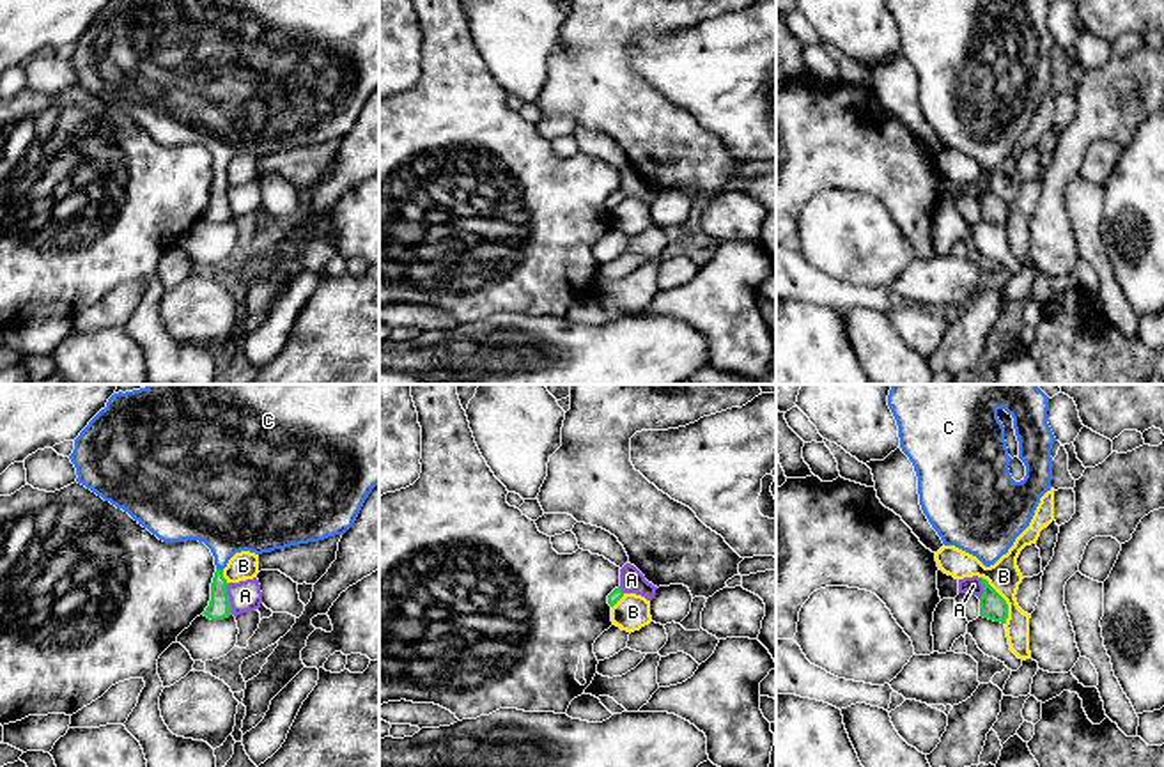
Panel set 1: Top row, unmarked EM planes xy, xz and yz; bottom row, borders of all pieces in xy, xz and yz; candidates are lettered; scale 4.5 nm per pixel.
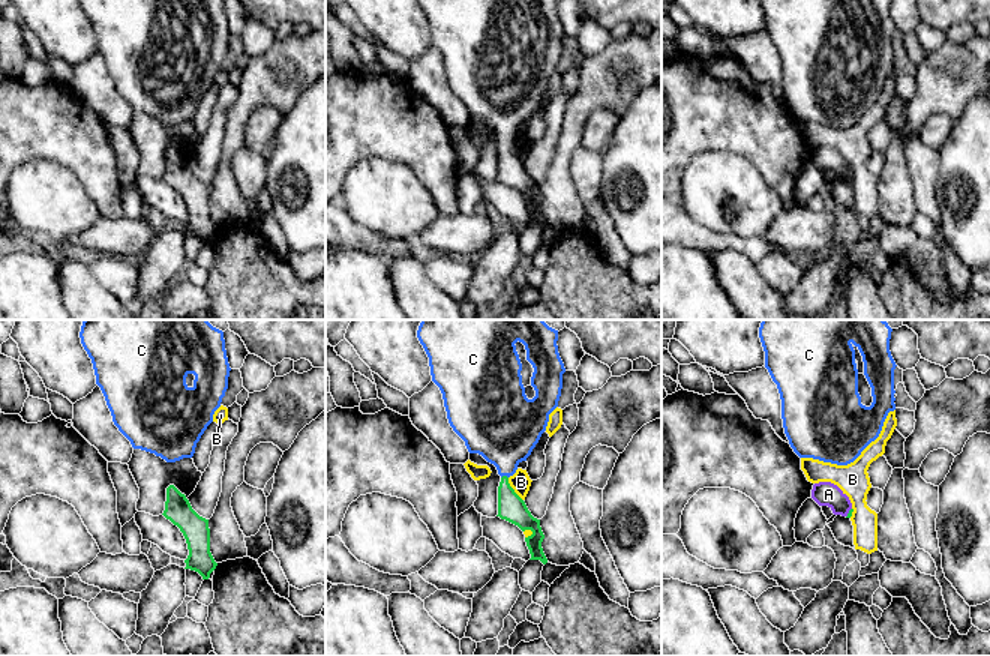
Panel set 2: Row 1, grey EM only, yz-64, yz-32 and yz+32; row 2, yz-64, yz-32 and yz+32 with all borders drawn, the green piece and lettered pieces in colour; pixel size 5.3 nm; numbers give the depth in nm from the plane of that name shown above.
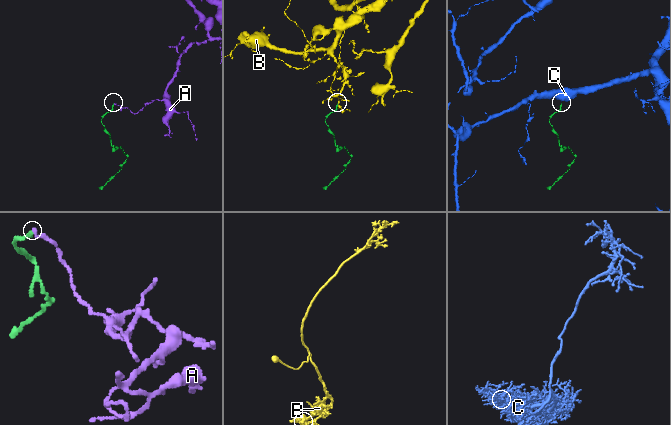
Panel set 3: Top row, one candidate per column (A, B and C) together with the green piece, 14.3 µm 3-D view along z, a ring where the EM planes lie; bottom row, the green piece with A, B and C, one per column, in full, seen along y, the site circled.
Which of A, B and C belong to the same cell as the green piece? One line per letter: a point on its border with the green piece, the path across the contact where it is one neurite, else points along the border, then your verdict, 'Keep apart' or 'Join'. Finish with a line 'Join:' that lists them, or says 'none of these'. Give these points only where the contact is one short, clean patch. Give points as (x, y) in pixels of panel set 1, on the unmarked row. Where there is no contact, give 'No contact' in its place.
A: Touches green at xy (227, 202). Boundary: xy (227, 186), (227, 202), (232, 216). Keep apart
B: Touches green at yz (1005, 204). Boundary: yz (982, 179), (1007, 208), (1005, 227). Keep apart
C: Touches green at xy (218, 172). Path across: xy (218, 211), (218, 172), (229, 119). Join
Join: C

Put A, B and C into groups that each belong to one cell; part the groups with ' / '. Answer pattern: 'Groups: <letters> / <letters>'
Groups: A / B / C

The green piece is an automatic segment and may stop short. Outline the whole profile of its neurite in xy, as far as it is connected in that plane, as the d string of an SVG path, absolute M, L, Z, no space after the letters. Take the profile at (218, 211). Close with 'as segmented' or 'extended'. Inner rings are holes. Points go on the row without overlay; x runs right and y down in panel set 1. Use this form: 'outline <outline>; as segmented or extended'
outline M110 0L106 11L74 43L74 53L69 62L76 71L78 87L128 115L159 143L198 143L211 152L216 175L211 186L211 204L202 218L211 223L223 223L232 218L223 172L236 156L250 154L262 158L319 145L344 138L353 129L365 103L379 87L379 0Z; extended

